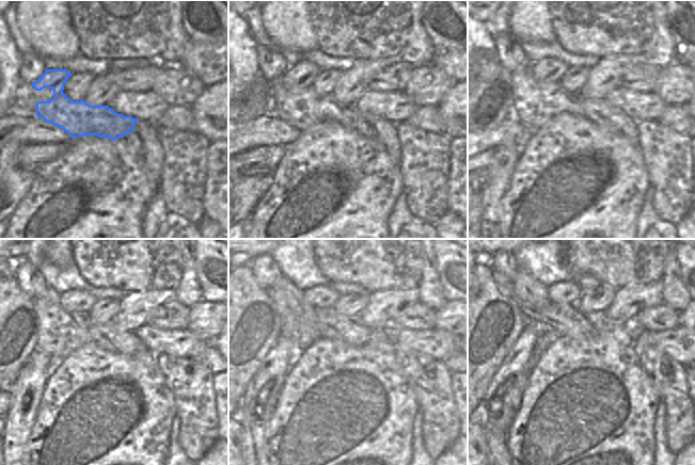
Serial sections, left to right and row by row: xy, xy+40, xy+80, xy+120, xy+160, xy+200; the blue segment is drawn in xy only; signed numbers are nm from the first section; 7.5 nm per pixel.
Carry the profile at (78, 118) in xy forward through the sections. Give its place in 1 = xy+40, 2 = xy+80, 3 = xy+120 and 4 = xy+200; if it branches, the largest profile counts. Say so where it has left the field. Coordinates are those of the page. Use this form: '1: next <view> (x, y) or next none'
1: next xy+40 (296, 102)
2: next xy+80 (537, 98)
3: next xy+120 (59, 334)
4: next xy+200 (531, 295)

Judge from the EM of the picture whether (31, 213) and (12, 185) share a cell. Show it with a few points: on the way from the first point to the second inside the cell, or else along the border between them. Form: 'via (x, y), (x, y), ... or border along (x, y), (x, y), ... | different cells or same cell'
border along (35, 178), (11, 214) | different cells

